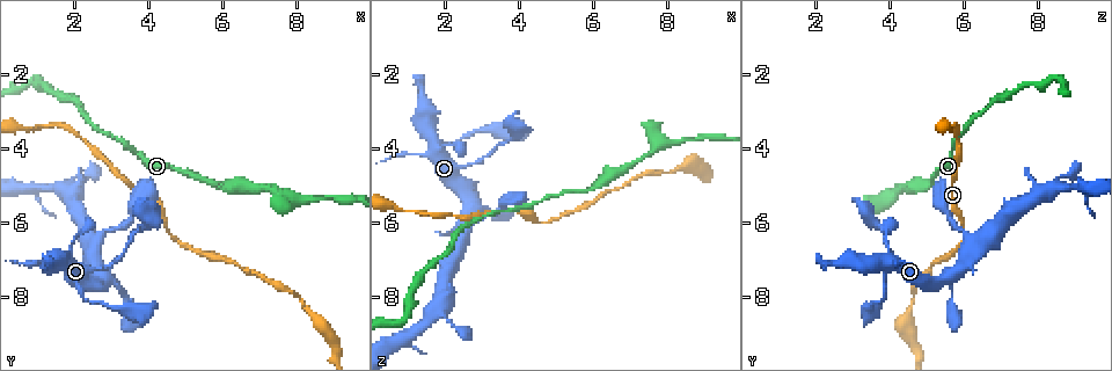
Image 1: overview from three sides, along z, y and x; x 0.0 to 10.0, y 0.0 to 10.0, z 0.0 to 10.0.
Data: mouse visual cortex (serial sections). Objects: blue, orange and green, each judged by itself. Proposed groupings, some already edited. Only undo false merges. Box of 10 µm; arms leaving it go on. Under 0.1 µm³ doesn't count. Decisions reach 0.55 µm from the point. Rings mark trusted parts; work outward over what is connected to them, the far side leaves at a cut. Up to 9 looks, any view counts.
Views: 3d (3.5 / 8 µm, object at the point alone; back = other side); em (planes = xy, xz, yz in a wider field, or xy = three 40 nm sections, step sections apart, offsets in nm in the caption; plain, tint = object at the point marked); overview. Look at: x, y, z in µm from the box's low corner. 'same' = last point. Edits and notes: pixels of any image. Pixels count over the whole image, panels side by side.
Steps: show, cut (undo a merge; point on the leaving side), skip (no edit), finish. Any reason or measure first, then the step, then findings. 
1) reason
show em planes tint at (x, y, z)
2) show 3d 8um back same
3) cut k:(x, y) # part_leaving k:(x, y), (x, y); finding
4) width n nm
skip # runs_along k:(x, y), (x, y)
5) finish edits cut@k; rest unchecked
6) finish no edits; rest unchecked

three arms meet
show 3d 8um at (2.45, 6.65, 6.20)

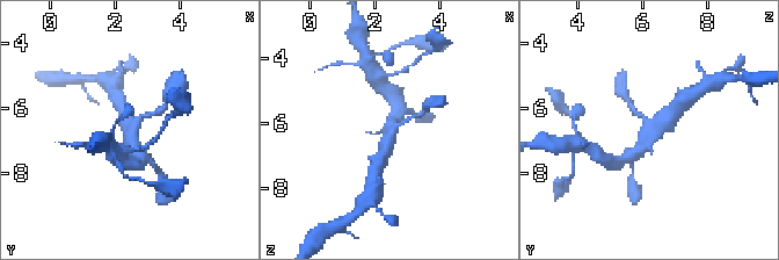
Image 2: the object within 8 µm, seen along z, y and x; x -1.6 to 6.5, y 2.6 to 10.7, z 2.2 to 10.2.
now the EM
show em xy step 3 tint same

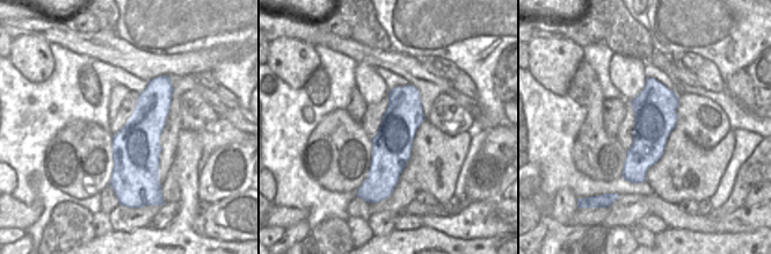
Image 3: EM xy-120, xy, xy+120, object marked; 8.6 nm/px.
skip # runs_along 3:(408, 87), (379, 187); continuous, no second cell

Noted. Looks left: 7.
calibre changes
show 3d 8um at (1.30, 5.05, 8.95)

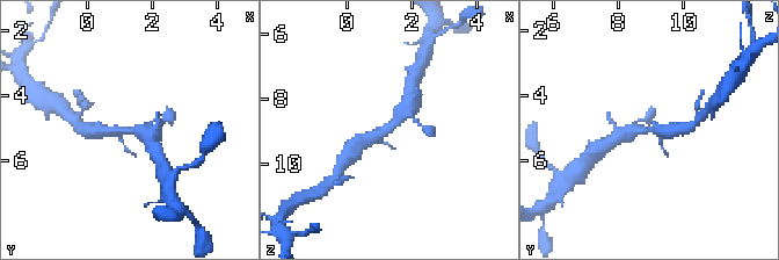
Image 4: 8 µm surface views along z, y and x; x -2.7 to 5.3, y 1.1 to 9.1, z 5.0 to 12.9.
zoom in
show 3d 3.5um same

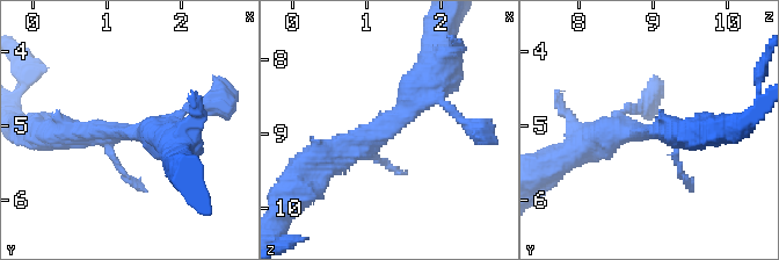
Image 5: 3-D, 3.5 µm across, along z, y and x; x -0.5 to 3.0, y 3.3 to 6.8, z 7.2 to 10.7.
show em xy step 1 tint at (1.25, 5.05, 8.95)

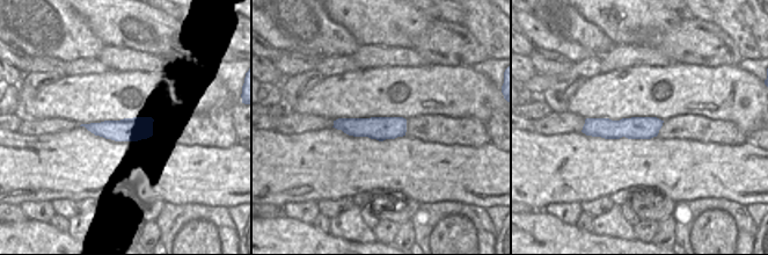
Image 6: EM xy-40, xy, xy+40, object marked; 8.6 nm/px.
skip # runs_along 5:(437, 72), (380, 135), (315, 158); one cell here

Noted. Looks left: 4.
abrupt turn
show em xy step 1 tint at (0.95, 2.05, 8.60)

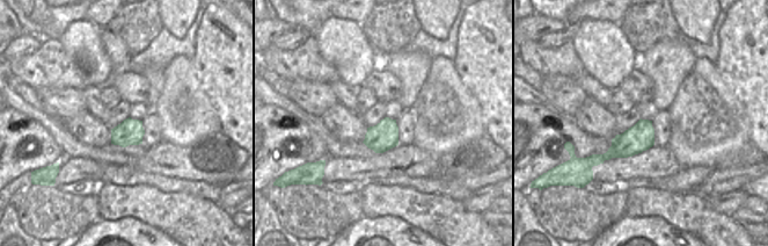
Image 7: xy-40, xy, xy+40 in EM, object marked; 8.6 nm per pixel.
show 3d 3.5um same

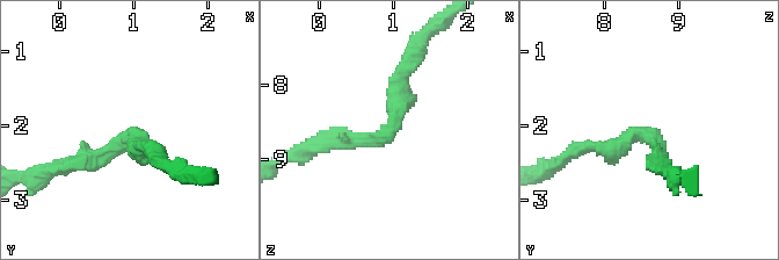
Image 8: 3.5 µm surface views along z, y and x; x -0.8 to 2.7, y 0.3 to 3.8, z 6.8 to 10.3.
arm_widths 200, 250 nm
skip # runs_along 8:(409, 63), (388, 131), (327, 143); one cell here

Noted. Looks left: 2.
thin neck
show 3d 3.5um at (5.80, 5.05, 5.20)

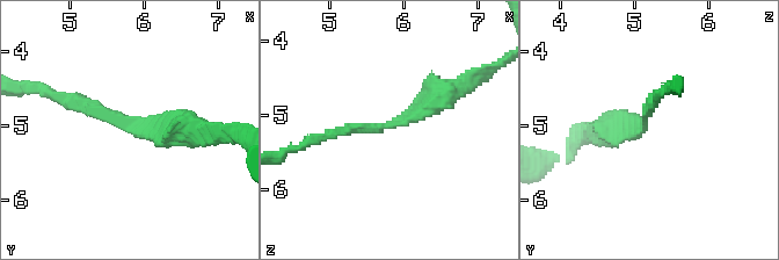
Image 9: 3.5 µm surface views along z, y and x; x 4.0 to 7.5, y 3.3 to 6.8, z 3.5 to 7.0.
arm_widths 150, 300 nm
show em xy step 5 tint at (5.80, 4.95, 5.15)

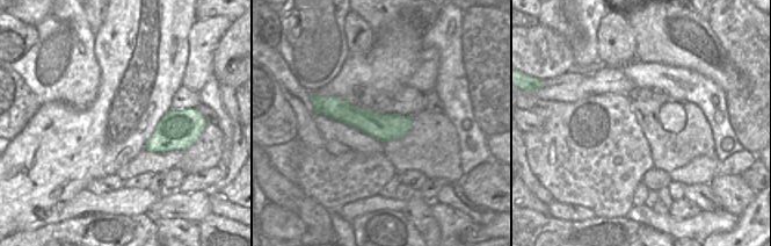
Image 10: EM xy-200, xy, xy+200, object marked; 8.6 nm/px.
skip # runs_along 10:(322, 109), (375, 125), (408, 125); all the same cell

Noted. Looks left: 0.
finish no edits; rest unchecked

